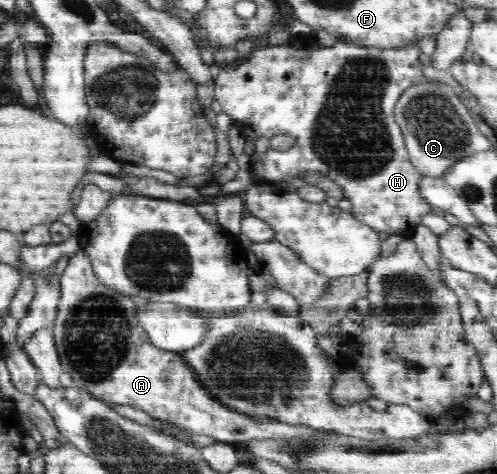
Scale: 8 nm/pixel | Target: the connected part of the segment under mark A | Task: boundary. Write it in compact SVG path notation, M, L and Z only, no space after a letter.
M84 250L70 257L59 285L53 337L63 370L80 390L86 390L107 404L129 404L152 418L233 445L246 440L301 438L306 442L318 442L322 438L322 431L304 425L274 420L260 424L212 400L206 388L200 388L196 373L185 363L182 352L160 350L148 340L148 335L138 325L138 305L127 294L98 280Z

